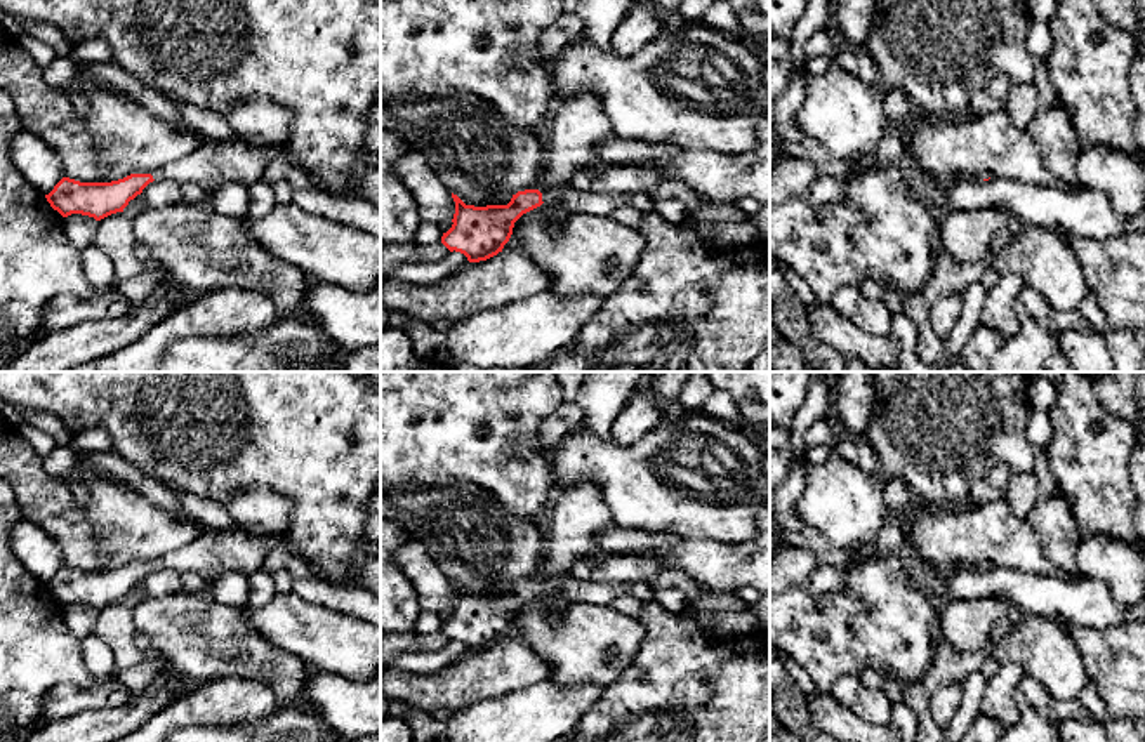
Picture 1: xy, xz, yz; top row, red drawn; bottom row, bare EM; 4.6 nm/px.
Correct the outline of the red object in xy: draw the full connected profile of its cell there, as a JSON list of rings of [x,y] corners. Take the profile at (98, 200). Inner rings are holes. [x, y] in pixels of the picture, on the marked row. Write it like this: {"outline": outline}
{"outline": [[[215,141],[202,144],[195,153],[186,158],[170,162],[153,174],[130,174],[123,179],[111,182],[80,182],[69,177],[63,177],[54,189],[45,195],[47,202],[54,210],[57,210],[63,217],[71,214],[82,214],[101,221],[111,214],[123,212],[130,200],[142,193],[142,189],[153,181],[174,181],[179,184],[196,182],[208,195],[214,193],[221,184],[226,182],[242,182],[252,184],[264,176],[264,169],[268,167],[273,155],[283,155],[294,165],[292,156],[280,146],[273,148],[252,148],[236,141]]]}

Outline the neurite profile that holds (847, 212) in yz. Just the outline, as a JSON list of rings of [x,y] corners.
[[[843,198],[834,203],[834,214],[843,222],[860,222],[864,219],[864,215]]]

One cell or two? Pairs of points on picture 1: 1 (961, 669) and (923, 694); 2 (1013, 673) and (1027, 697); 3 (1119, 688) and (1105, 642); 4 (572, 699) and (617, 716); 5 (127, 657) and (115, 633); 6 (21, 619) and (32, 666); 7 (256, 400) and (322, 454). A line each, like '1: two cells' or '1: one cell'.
1: one cell
2: two cells
3: one cell
4: two cells
5: one cell
6: one cell
7: one cell

